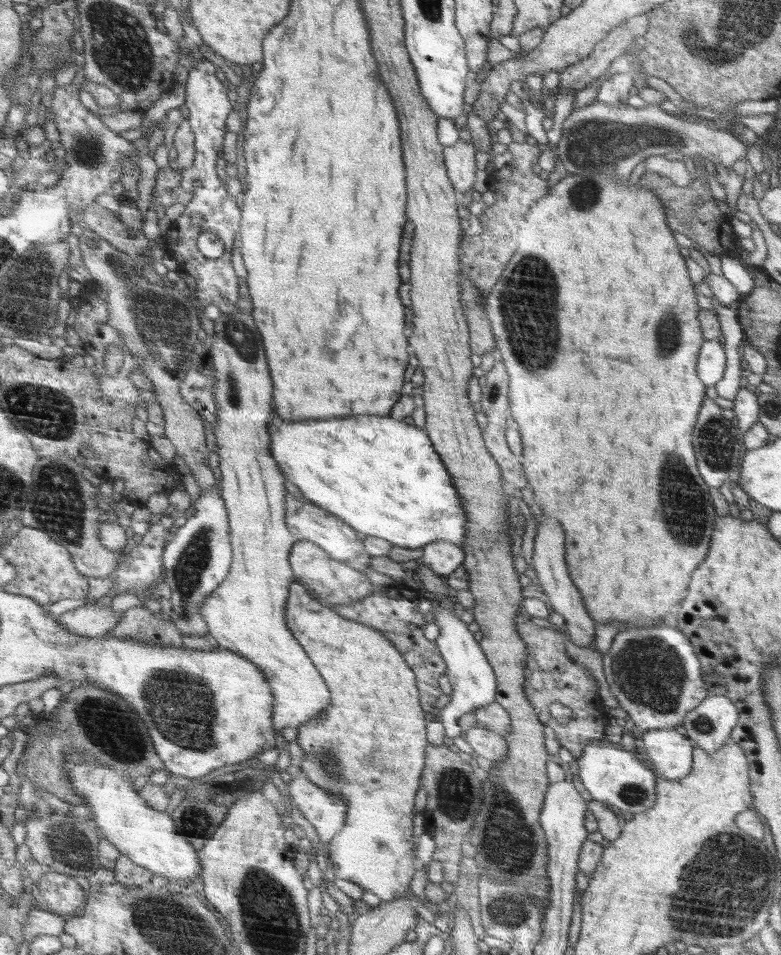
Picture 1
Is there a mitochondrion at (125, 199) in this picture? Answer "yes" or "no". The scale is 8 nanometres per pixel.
no

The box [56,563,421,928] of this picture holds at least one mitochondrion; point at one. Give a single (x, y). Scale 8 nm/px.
(182, 707)

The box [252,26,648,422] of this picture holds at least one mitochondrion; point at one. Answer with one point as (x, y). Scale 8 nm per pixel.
(525, 304)

